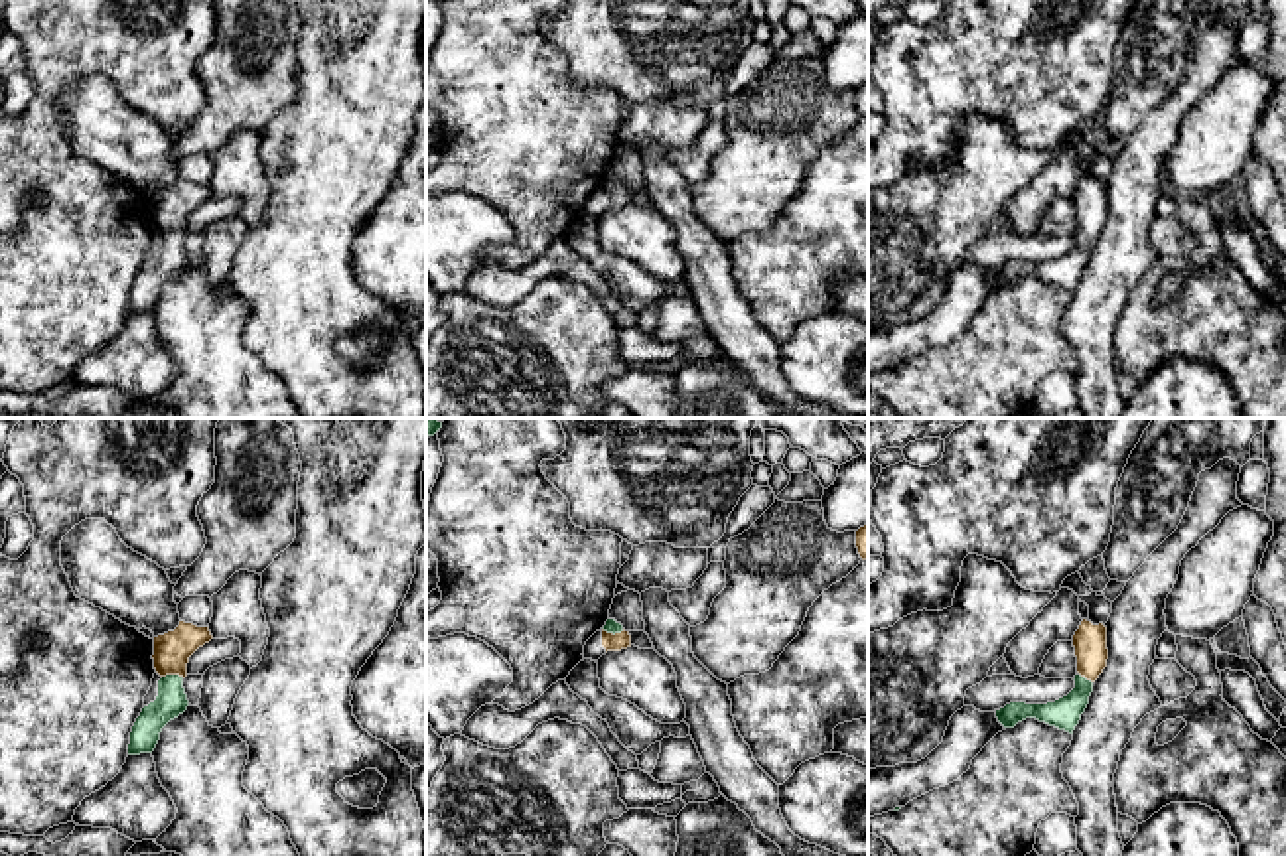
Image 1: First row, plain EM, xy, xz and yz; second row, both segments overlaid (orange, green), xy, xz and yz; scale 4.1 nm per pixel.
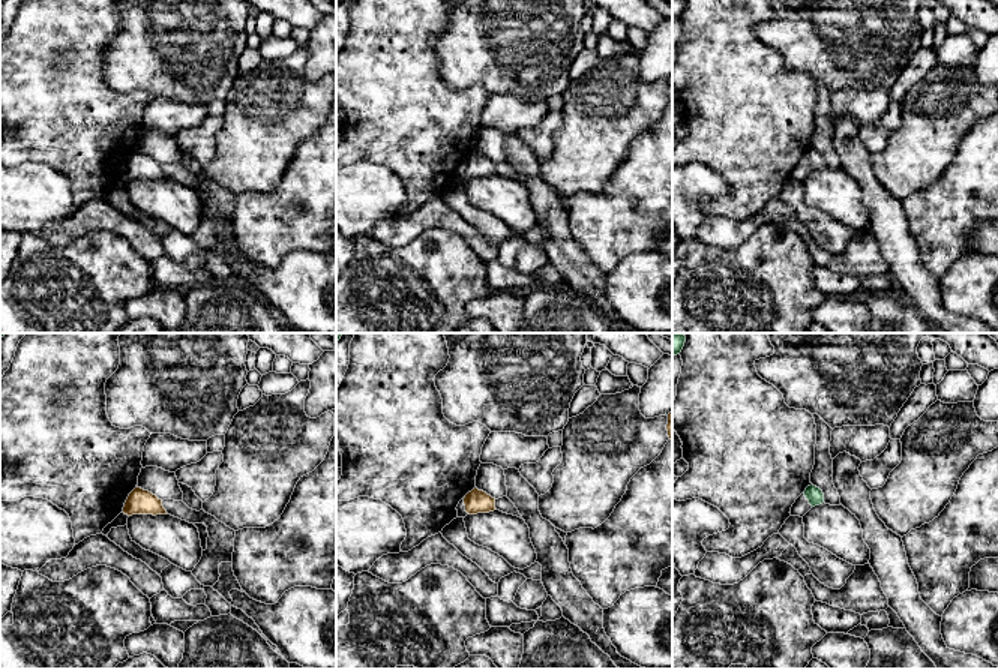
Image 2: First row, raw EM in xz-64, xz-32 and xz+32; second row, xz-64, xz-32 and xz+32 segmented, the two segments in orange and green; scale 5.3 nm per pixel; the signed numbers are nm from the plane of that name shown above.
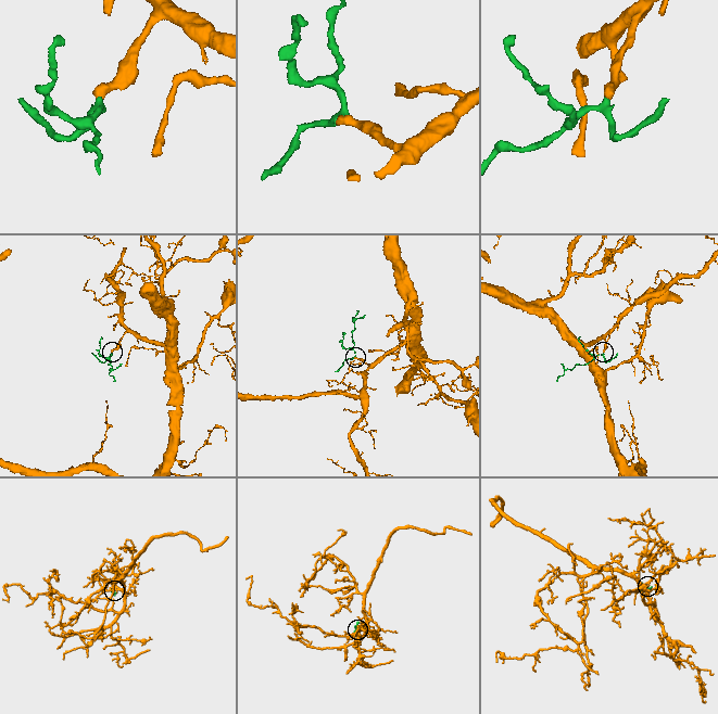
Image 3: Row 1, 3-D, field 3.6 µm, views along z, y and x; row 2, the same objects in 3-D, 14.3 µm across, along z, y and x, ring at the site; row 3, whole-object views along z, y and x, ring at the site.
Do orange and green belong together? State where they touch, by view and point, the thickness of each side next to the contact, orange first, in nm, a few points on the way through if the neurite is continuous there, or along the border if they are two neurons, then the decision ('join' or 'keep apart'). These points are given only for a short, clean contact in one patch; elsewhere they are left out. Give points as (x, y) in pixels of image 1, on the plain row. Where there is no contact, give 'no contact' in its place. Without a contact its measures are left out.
meets orange in xy at (174, 231); 150 nm thick on the orange side, 130 nm on the other; runs through xy (172, 210), (174, 231), (172, 259); join

